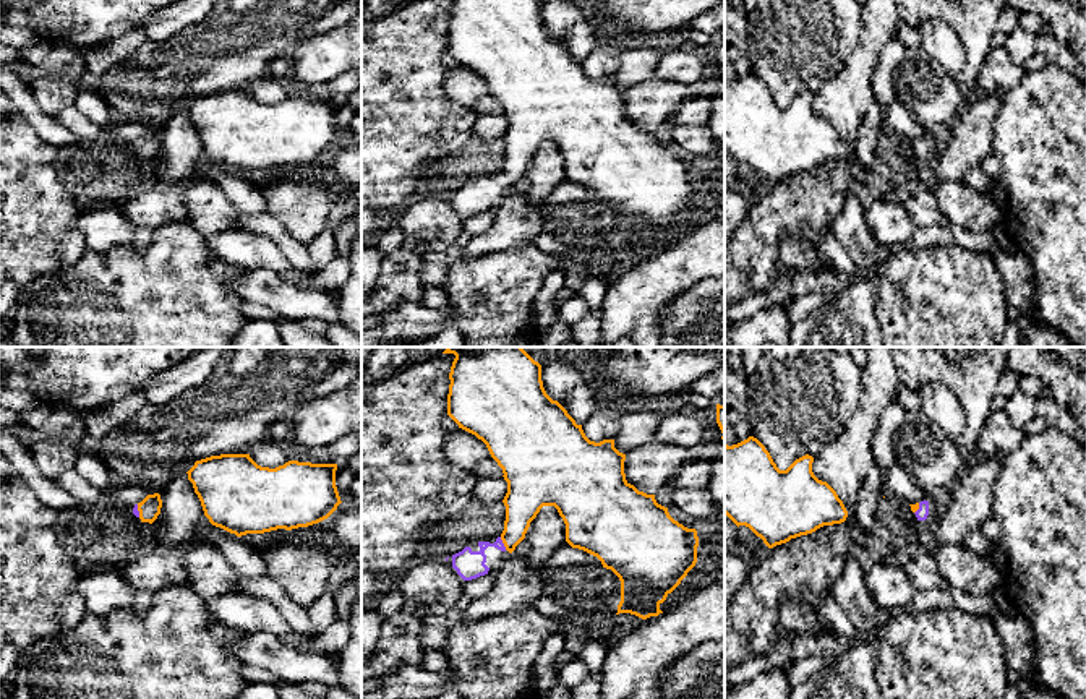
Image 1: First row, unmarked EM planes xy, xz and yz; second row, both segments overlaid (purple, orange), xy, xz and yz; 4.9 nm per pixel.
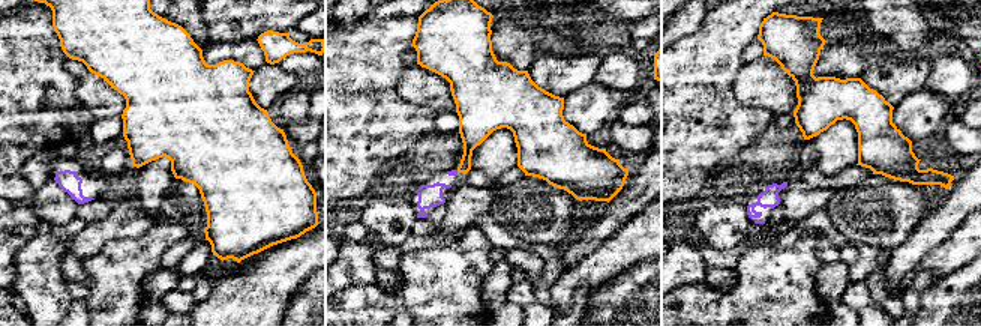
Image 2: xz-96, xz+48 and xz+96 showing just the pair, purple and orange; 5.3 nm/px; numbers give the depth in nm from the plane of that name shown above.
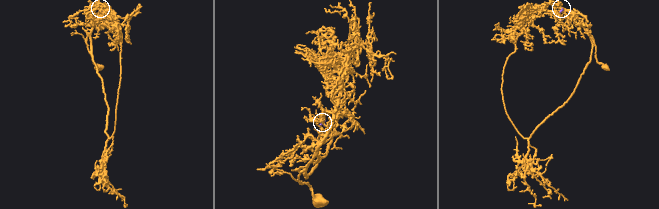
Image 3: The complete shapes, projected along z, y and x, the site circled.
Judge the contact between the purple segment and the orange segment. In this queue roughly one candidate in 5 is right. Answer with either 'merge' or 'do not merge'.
merge

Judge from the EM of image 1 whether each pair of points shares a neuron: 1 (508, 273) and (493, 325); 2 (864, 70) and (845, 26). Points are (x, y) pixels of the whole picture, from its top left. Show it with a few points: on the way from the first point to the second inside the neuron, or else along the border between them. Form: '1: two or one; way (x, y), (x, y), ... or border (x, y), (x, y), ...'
1: one; way (501, 286), (493, 294), (493, 312)
2: two; border (859, 17), (856, 46), (845, 64), (830, 77)

